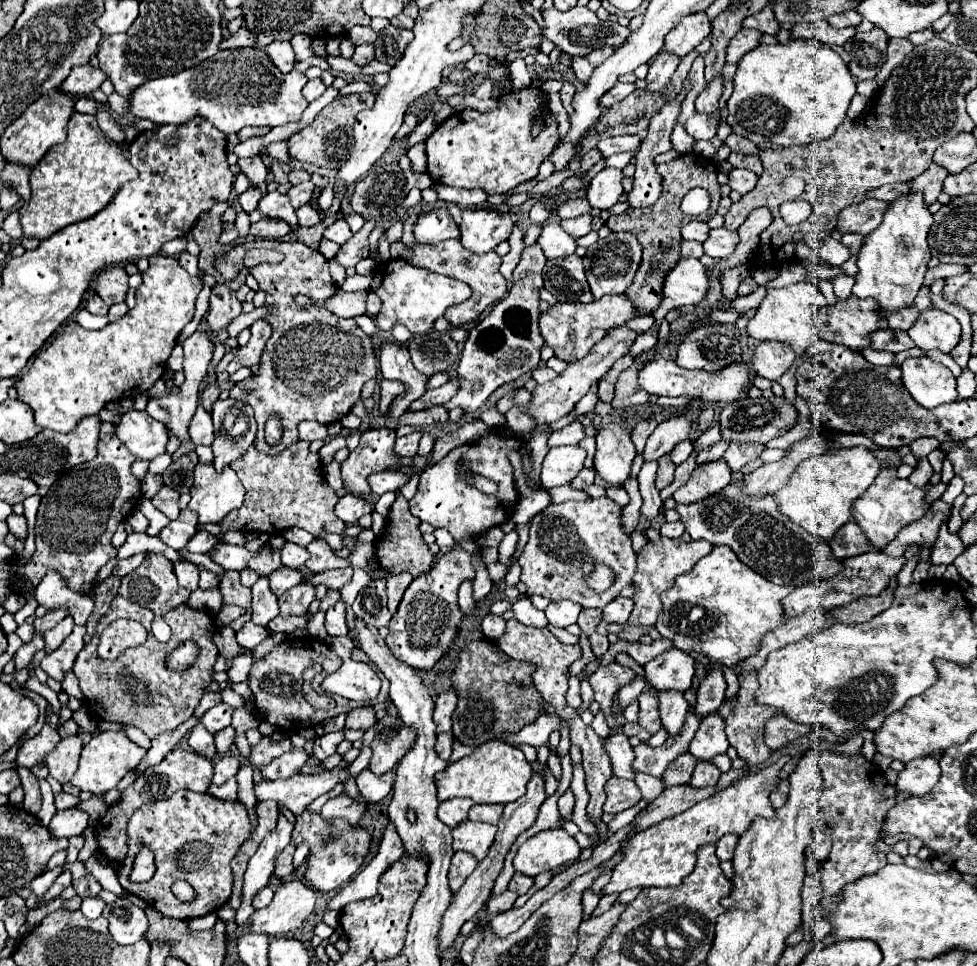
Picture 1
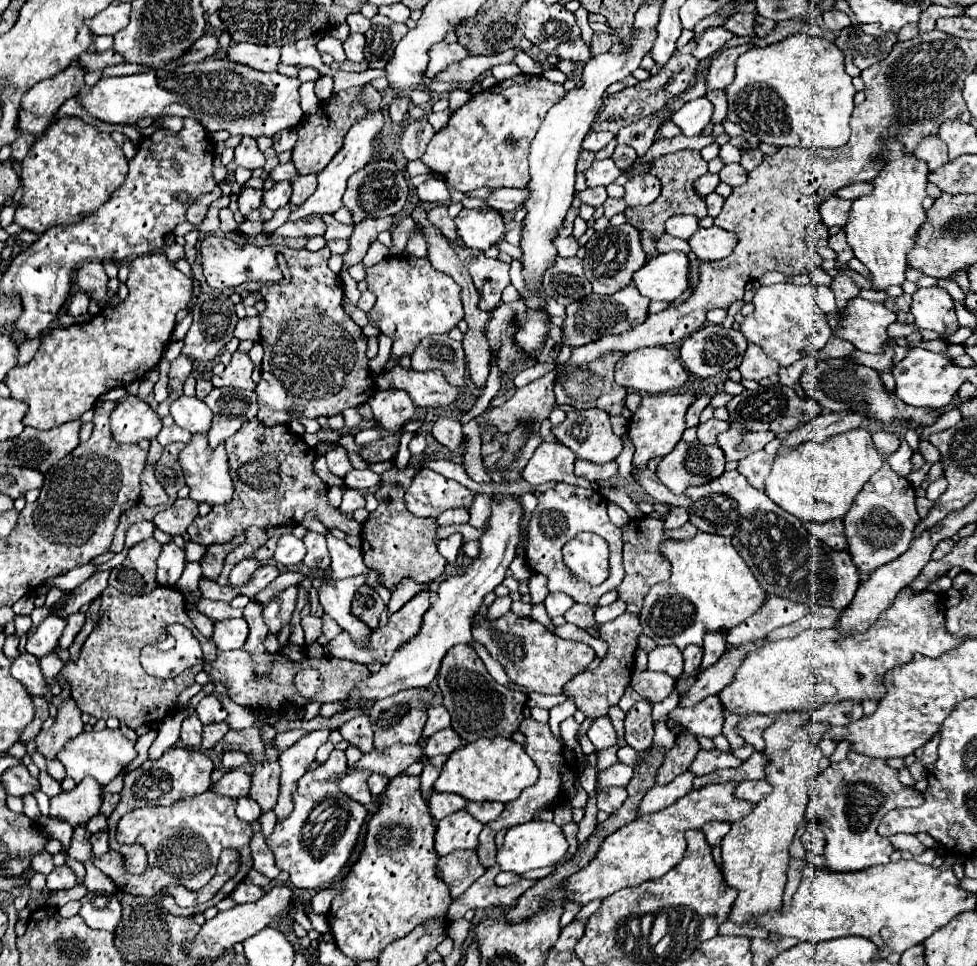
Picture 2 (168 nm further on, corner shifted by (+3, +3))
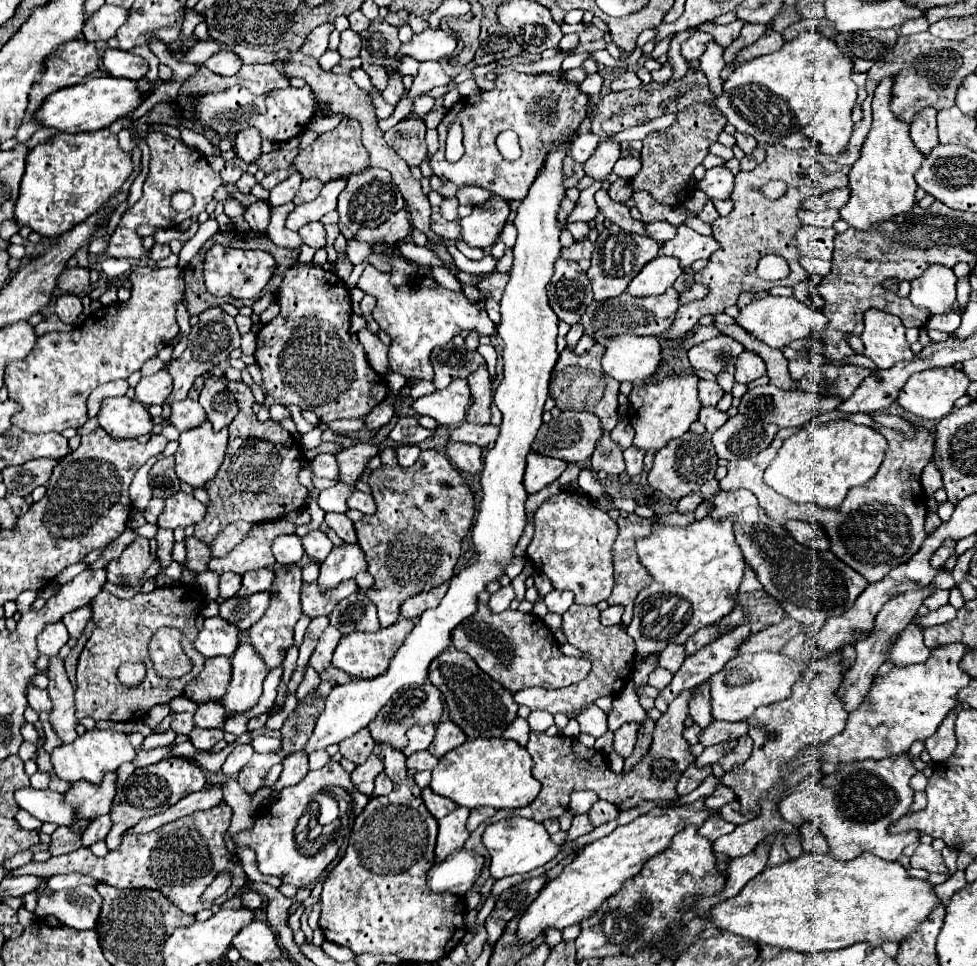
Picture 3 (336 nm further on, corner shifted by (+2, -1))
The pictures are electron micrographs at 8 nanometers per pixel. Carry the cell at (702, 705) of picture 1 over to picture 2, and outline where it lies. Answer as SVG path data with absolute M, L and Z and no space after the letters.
M709 634L705 636L705 644L703 644L703 662L701 662L701 670L707 670L709 666L713 666L721 654L725 652L725 638L717 636L717 634Z

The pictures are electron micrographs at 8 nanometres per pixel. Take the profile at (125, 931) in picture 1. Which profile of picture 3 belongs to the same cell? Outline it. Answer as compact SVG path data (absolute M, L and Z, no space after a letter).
M78 886L72 890L58 890L50 894L42 892L34 914L38 918L54 916L64 926L90 930L96 926L100 906L102 906L102 898L98 896L96 888Z

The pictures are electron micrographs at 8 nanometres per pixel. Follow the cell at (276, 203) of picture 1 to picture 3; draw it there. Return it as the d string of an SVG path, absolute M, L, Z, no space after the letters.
M292 170L290 176L282 184L278 184L276 188L270 190L270 202L272 202L272 206L280 206L280 204L290 202L296 196L296 190L298 190L300 182L302 182L300 172Z

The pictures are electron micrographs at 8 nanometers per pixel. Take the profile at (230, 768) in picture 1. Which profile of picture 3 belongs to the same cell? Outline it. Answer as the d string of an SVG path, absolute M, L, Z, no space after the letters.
M240 744L240 746L236 746L236 748L228 754L226 762L222 764L222 772L224 772L226 776L236 776L236 774L248 764L248 760L250 760L252 754L254 754L254 750L252 750L250 744Z

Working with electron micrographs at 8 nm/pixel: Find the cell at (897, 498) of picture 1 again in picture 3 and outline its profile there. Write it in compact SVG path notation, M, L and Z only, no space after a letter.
M882 426L880 434L884 434L888 440L886 456L880 470L866 484L850 488L846 500L838 508L822 510L816 504L794 504L792 500L786 500L786 496L770 488L762 480L762 474L776 456L774 448L766 448L754 458L738 458L728 462L728 474L724 480L720 480L720 488L750 490L758 498L758 504L764 508L770 520L806 520L810 524L816 524L816 528L824 528L826 536L830 538L830 552L844 564L866 576L866 580L878 582L892 568L908 562L926 538L924 518L928 508L920 476L934 454L934 436L926 428L918 428L914 438L906 438L902 432L896 430L886 432Z

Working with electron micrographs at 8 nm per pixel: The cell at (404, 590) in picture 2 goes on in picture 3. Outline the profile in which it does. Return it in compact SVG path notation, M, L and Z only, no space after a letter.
M448 582L440 584L438 588L434 588L430 592L422 592L418 596L412 596L410 600L406 600L406 604L402 604L402 616L404 618L418 618L418 616L422 616L424 610L436 608L440 604L442 596L446 594L446 588L448 588Z

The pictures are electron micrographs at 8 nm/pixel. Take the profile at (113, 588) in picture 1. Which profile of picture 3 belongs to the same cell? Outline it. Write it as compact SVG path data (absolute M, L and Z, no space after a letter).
M88 622L86 624L86 628L84 628L84 632L82 632L82 636L78 638L78 642L76 642L76 646L70 650L70 654L66 656L66 674L68 674L68 678L70 678L70 682L74 684L74 688L76 688L76 660L78 660L78 656L80 656L80 652L82 652L82 648L84 648L84 644L86 644L86 640L90 638L90 632L92 632L92 622Z

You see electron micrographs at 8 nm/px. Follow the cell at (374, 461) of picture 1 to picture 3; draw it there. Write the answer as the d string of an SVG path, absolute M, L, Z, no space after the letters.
M318 454L318 456L314 456L312 458L312 472L314 472L314 476L336 480L338 478L336 456L334 454Z

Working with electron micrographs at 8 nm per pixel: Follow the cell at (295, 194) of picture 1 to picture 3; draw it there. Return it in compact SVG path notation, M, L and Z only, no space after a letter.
M310 178L310 180L304 180L304 182L300 184L300 190L296 192L294 204L298 206L298 204L304 204L304 202L310 202L310 200L314 200L314 198L320 194L322 186L324 186L324 184L322 184L318 178Z

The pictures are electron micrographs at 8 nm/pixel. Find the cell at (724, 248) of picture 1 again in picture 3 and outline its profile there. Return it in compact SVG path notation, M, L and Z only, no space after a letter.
M688 226L676 230L676 236L664 244L664 256L674 256L686 270L700 258L710 258L718 250L718 242L712 236L702 236Z

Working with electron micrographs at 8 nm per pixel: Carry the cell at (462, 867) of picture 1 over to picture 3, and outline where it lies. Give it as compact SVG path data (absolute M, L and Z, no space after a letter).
M456 850L446 860L436 862L428 872L428 886L432 892L452 892L464 896L484 866L484 858L470 850Z

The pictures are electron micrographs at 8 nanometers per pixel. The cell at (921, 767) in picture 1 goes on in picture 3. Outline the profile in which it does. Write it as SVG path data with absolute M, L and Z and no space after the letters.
M952 710L946 720L938 726L938 732L926 740L926 750L932 756L932 762L948 760L950 754L956 750L956 734L954 734L954 722L956 722L956 710Z

